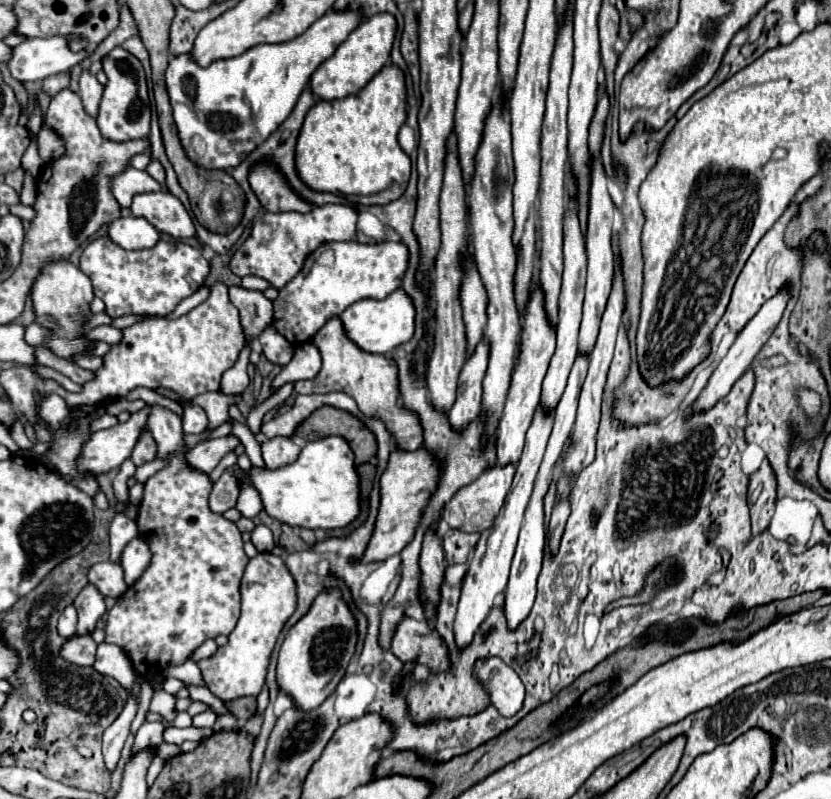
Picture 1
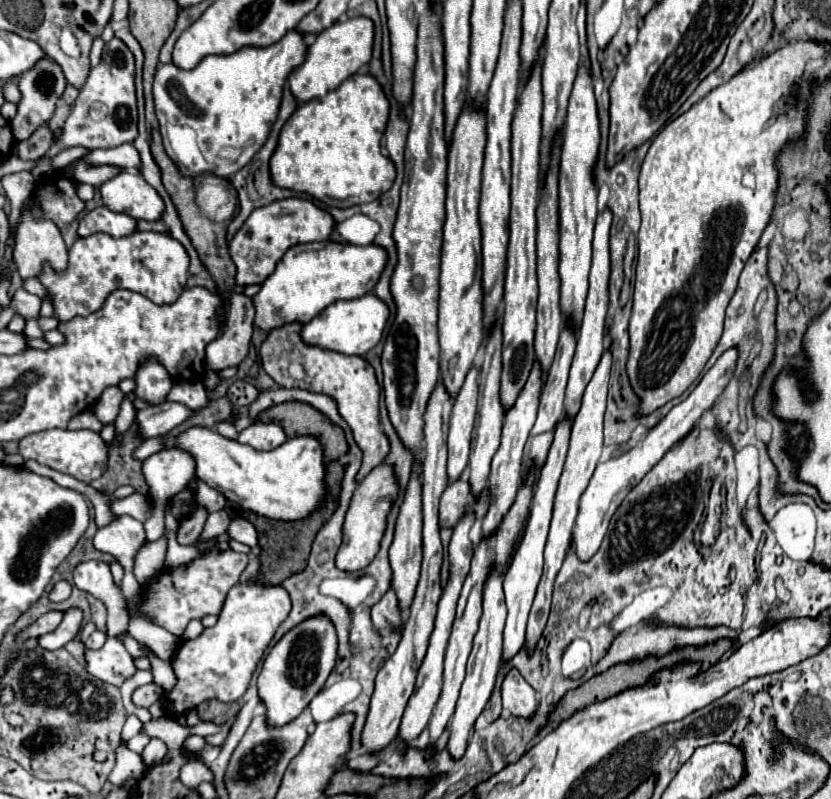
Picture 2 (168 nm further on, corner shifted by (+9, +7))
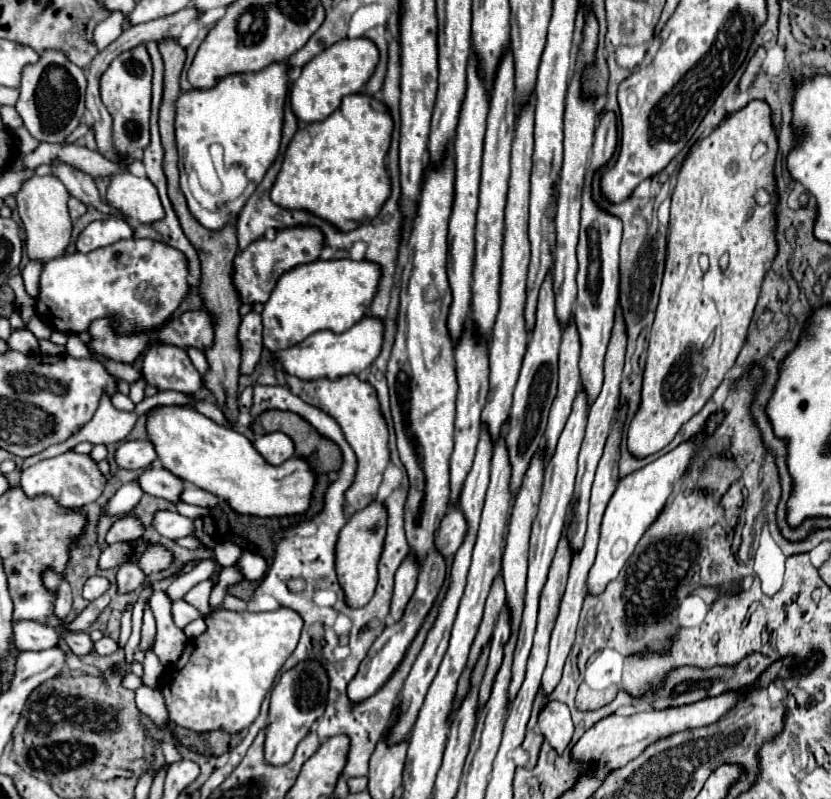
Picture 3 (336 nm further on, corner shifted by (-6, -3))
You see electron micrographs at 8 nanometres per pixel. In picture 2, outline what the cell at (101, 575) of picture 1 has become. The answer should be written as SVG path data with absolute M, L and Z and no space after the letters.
M85 561L79 563L73 571L73 583L77 589L83 589L95 595L107 607L107 635L117 637L127 631L127 609L121 595L121 589L113 583L113 575L107 563L101 561Z

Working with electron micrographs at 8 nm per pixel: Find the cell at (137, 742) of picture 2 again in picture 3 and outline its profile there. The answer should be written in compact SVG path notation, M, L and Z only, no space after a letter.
M142 685L136 691L136 707L154 721L154 725L156 725L158 731L162 731L164 727L168 727L168 709L166 709L164 697L162 697L162 693L160 693L158 687Z

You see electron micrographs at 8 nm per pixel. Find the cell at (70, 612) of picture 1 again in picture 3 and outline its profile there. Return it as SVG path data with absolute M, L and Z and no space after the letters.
M20 621L14 623L14 643L18 651L44 651L58 645L58 633L52 627L34 623L34 621Z

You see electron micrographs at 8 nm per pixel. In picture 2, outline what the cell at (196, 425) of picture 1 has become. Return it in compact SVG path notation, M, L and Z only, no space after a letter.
M161 403L137 411L137 437L153 439L181 425L193 411L179 403Z

